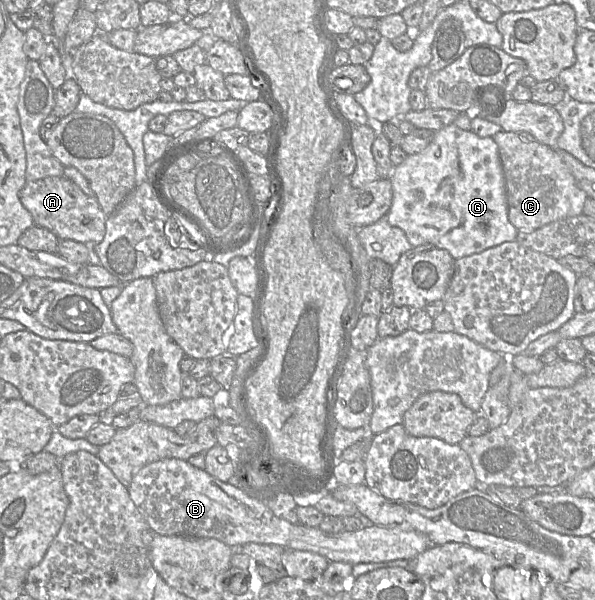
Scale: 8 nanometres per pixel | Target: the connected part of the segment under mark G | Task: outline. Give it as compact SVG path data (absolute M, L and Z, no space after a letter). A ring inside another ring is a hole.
M453 123L449 124L435 132L431 143L421 152L407 155L406 159L399 165L395 166L391 175L392 184L392 203L386 214L390 225L402 229L413 247L423 244L432 244L437 248L447 250L454 259L480 253L487 248L500 245L504 242L515 241L518 230L509 222L508 207L506 199L506 186L503 174L503 168L499 157L498 146L494 139L490 137L479 137L472 130L466 131L458 128Z

